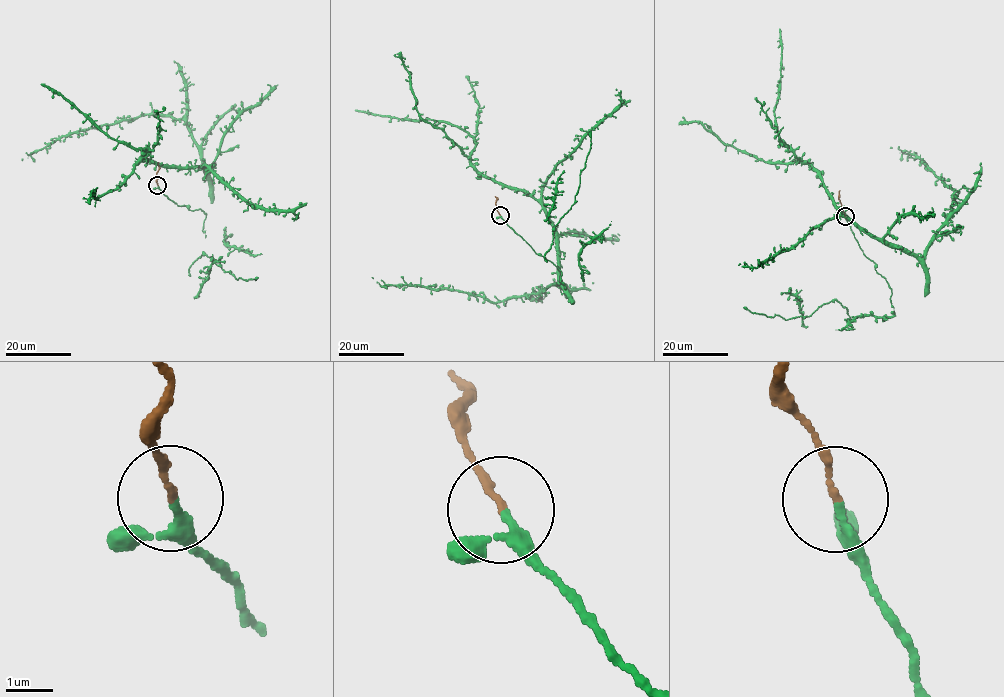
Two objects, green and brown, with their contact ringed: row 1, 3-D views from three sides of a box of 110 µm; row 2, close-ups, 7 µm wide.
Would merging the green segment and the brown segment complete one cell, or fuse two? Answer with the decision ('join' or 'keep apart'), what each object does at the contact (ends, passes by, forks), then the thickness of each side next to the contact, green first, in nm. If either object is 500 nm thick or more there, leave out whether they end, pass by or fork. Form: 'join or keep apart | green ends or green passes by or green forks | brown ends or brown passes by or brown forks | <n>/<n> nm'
join | green passes by | brown ends | 150/130 nm

